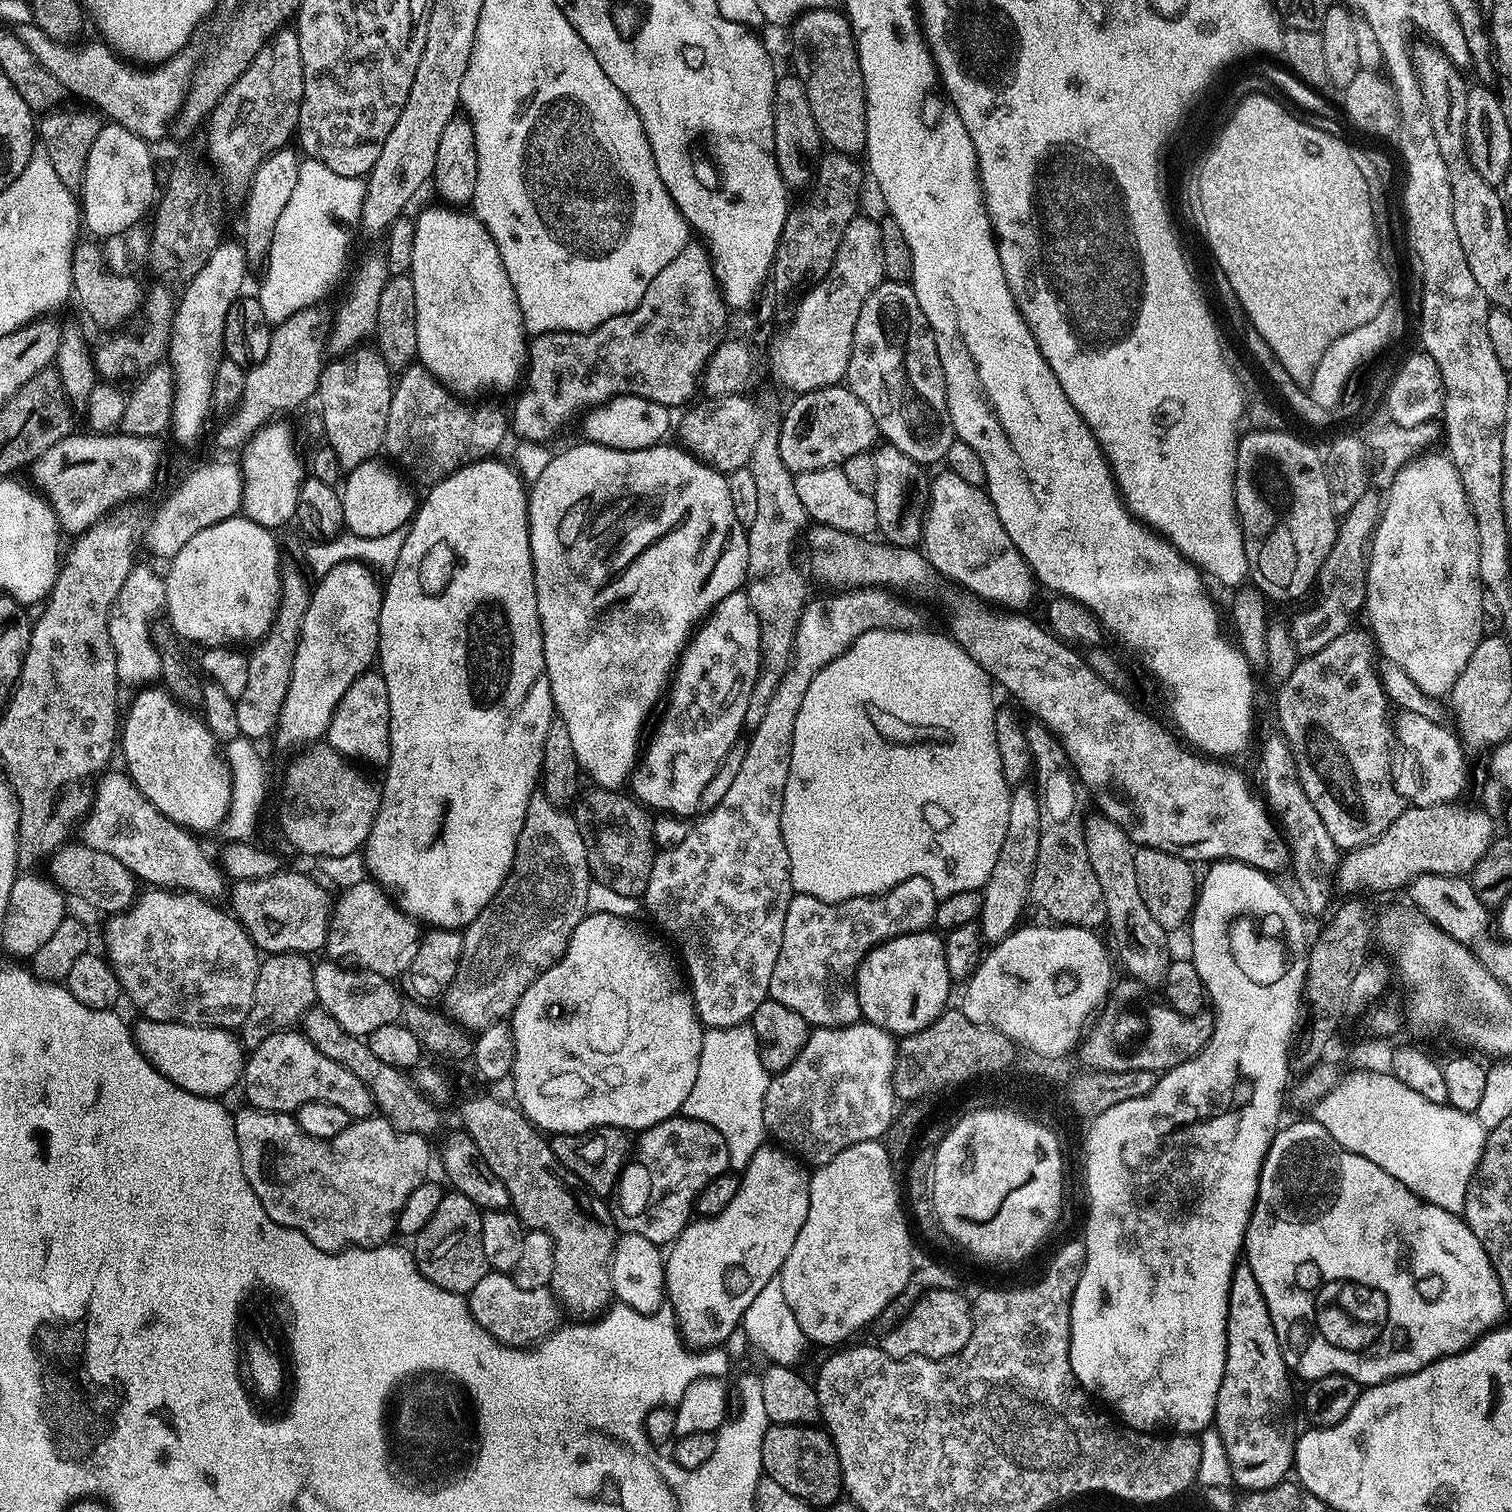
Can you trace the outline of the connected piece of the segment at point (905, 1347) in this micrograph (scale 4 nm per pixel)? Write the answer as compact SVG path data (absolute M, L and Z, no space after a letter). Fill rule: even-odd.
M951 1288L934 1289L924 1294L920 1300L920 1309L912 1308L904 1316L904 1321L897 1326L892 1332L892 1337L882 1344L886 1354L890 1354L893 1360L905 1360L911 1356L925 1356L931 1360L938 1358L946 1358L950 1354L958 1354L958 1350L962 1350L962 1346L966 1346L967 1340L970 1338L970 1330L972 1329L972 1309L969 1301L963 1300L957 1293L958 1291Z

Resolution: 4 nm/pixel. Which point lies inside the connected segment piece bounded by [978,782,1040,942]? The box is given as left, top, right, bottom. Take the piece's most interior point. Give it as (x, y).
(1006, 891)

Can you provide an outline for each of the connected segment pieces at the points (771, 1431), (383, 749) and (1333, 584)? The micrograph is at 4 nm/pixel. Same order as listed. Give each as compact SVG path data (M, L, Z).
M769 1423L766 1438L762 1438L762 1466L763 1475L774 1478L778 1486L790 1490L794 1498L802 1498L813 1509L828 1508L845 1495L838 1450L823 1427Z
M379 671L363 672L361 676L354 678L354 682L350 682L346 694L342 694L330 718L326 743L361 765L387 765L390 758L390 694Z
M1365 492L1341 519L1337 527L1335 544L1327 555L1318 577L1318 588L1322 590L1318 606L1298 613L1288 624L1291 637L1294 638L1297 657L1303 658L1318 653L1330 642L1334 642L1339 634L1351 629L1352 616L1364 605L1367 592L1368 551L1381 511L1381 499L1372 492Z

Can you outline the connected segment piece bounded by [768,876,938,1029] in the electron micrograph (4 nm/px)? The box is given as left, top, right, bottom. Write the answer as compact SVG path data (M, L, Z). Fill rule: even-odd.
M906 878L890 890L877 896L859 896L846 902L831 904L818 898L799 894L793 895L786 910L786 927L782 930L782 950L778 950L778 962L774 962L774 974L770 974L771 999L790 1006L794 1014L802 1014L813 1029L844 1028L861 1019L856 993L856 971L870 950L882 942L905 936L911 932L927 932L936 923L936 905L938 898L934 886L926 878Z

